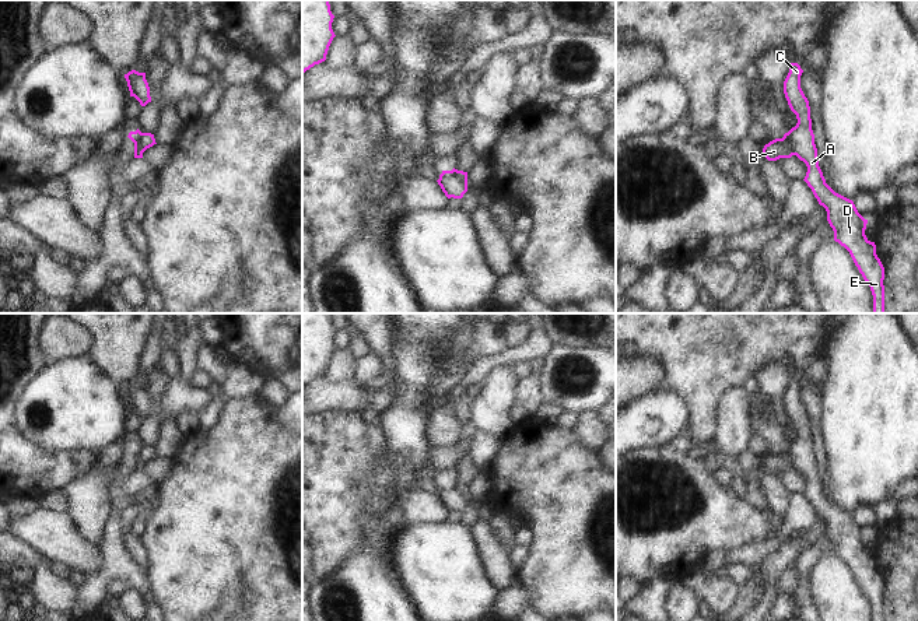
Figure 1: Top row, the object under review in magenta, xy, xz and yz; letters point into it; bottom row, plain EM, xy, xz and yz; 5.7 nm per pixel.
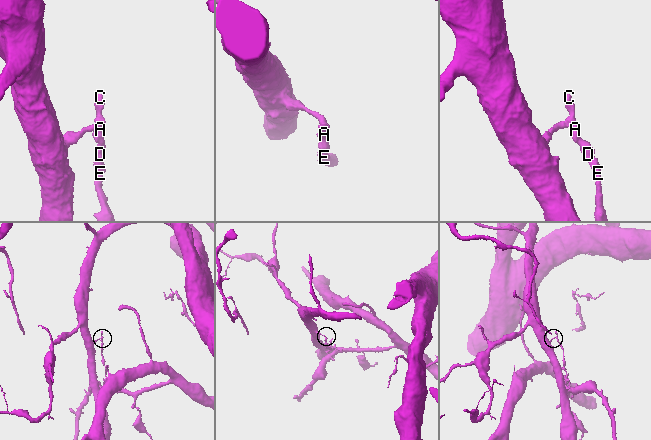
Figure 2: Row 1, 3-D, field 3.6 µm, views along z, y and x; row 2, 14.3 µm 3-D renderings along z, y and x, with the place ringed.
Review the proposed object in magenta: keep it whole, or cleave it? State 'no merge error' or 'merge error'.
merge error

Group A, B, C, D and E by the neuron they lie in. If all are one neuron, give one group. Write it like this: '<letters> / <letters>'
A C D E / B

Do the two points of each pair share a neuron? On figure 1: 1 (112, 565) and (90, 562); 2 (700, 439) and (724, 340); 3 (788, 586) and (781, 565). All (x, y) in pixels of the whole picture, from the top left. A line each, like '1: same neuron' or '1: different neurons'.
1: different neurons
2: same neuron
3: different neurons

